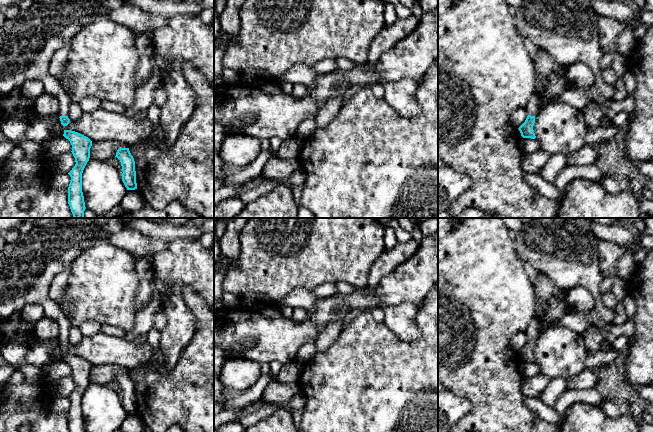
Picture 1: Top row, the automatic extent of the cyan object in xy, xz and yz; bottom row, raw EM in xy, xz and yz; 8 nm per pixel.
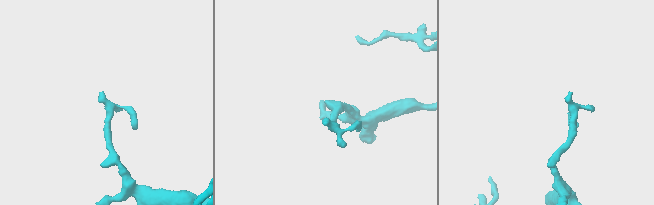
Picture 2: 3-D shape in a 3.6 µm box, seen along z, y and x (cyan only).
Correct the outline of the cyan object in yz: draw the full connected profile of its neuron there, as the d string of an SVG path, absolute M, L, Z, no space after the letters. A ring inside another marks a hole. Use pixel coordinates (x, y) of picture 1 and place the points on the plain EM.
M534 316L530 321L528 328L525 331L528 340L525 346L518 352L523 362L536 362L533 350L535 347L535 339L539 334L538 327L540 325L540 322L541 320L537 316Z

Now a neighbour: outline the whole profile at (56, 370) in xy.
M64 360L51 362L42 368L44 376L49 383L72 375L72 369Z

